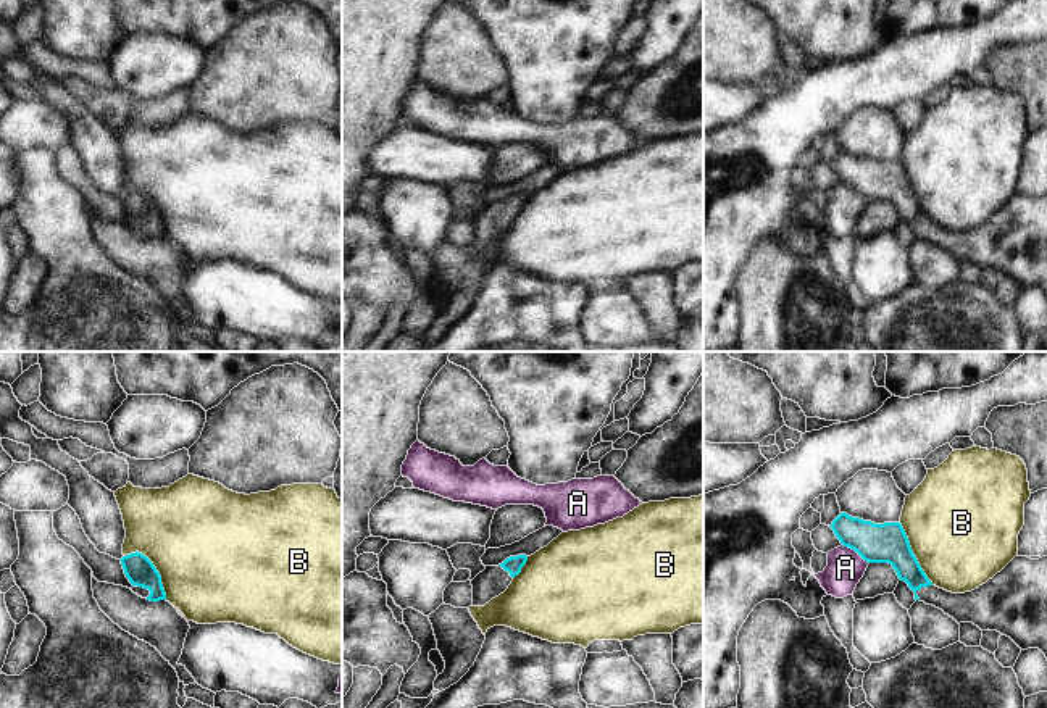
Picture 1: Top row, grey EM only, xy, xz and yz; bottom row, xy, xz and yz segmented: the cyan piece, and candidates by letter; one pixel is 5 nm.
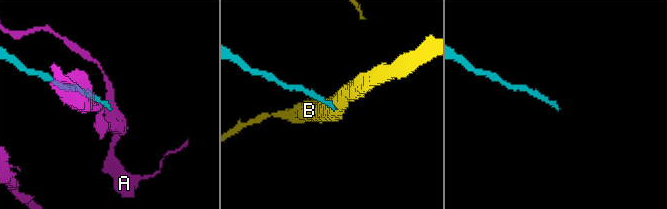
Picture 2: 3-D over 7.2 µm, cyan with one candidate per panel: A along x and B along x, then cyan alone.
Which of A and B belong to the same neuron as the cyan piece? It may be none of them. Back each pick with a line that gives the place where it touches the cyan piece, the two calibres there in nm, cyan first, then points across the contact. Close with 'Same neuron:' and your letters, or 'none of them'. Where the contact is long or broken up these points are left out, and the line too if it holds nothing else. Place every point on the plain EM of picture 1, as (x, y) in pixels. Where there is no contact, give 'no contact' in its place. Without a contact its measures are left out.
Same neuron: none of them

